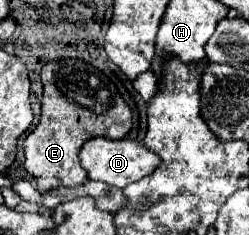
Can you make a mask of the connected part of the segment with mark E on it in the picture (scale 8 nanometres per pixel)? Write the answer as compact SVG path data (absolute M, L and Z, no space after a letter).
M61 59L55 63L47 63L41 71L43 81L43 103L41 103L41 121L37 129L27 135L23 143L25 151L25 169L37 181L37 191L47 193L57 187L75 187L87 181L83 167L79 165L79 151L85 141L93 137L107 137L107 139L123 139L131 129L131 109L121 99L115 85L95 67L87 67L83 61L77 59Z

